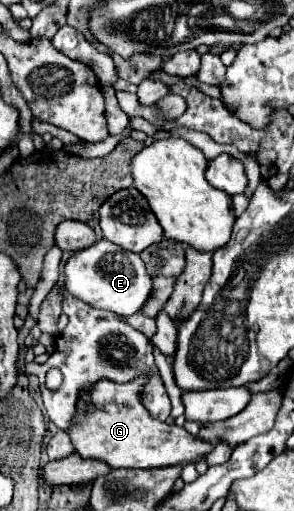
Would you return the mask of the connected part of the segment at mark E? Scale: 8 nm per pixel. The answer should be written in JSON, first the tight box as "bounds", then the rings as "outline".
{"bounds":[65,240,151,316],"outline":[[[99,240],[91,248],[75,252],[65,264],[67,294],[87,302],[93,308],[111,310],[119,316],[131,316],[141,310],[151,294],[151,276],[145,274],[145,264],[139,254],[127,252],[109,240]]]}

